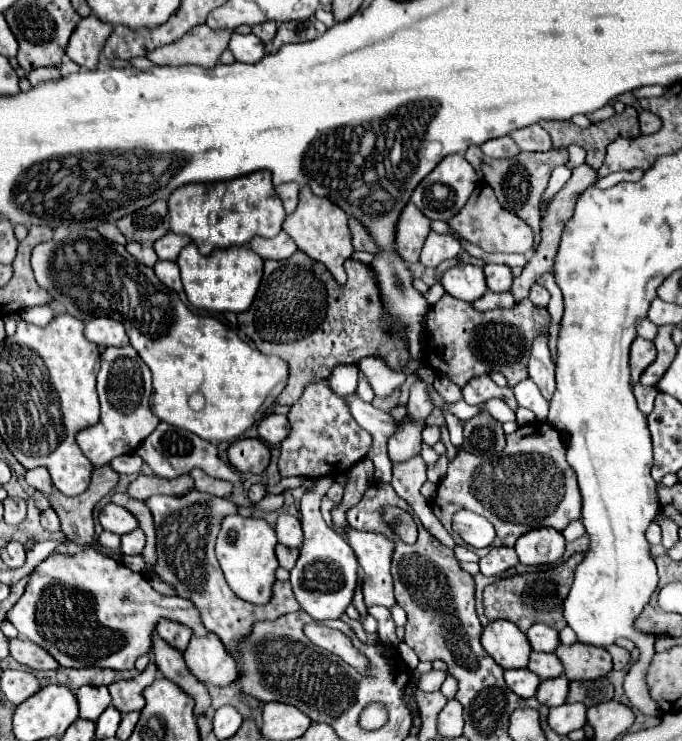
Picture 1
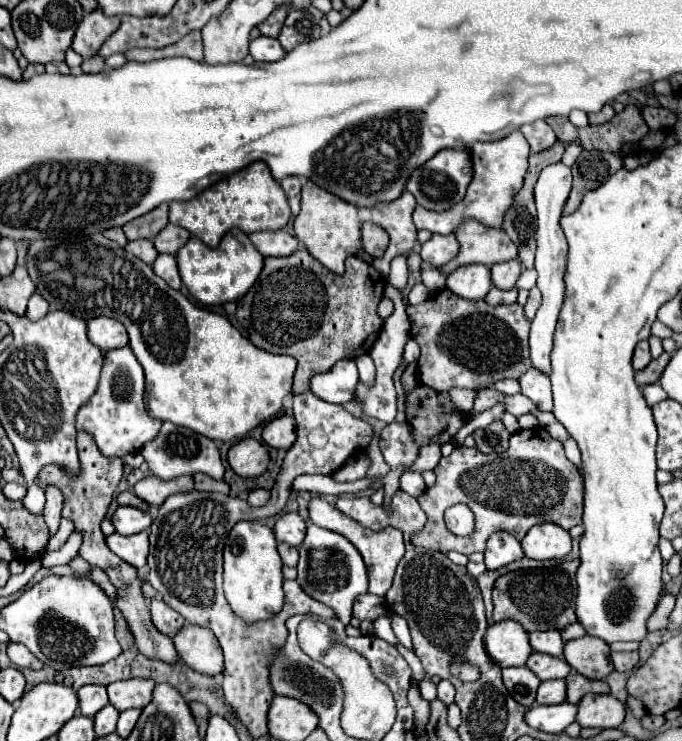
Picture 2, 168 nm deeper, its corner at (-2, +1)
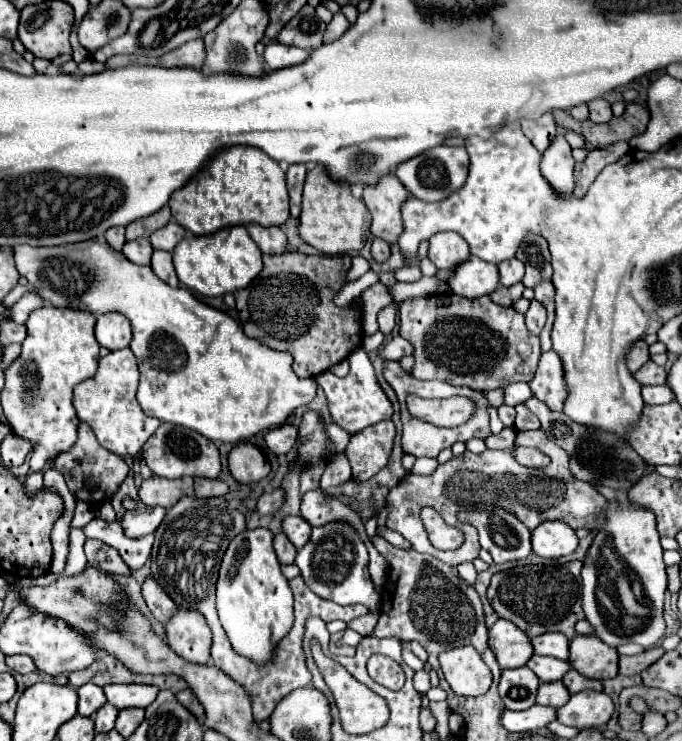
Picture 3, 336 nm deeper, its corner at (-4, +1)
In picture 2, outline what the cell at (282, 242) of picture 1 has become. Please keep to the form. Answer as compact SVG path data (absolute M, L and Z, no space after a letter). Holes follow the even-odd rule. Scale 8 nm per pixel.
M285 230L253 232L249 234L249 240L263 256L291 256L299 248L297 238Z

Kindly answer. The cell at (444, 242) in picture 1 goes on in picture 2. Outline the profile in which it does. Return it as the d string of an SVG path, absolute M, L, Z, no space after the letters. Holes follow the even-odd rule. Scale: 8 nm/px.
M433 234L423 246L421 246L421 258L423 262L431 266L445 266L449 260L453 260L459 252L459 242L453 234Z

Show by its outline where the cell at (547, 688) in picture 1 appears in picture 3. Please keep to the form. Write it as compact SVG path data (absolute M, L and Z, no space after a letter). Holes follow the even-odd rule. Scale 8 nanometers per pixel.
M561 680L541 684L539 692L537 692L537 702L541 706L551 706L551 708L559 708L559 706L567 704L569 698L571 698L571 694L567 692L567 688L565 688L565 684Z

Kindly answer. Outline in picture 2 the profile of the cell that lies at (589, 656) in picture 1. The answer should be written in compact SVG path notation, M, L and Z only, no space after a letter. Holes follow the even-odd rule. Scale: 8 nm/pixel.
M583 636L565 642L563 658L567 664L589 680L605 680L613 672L613 662L609 656L609 644L601 638Z

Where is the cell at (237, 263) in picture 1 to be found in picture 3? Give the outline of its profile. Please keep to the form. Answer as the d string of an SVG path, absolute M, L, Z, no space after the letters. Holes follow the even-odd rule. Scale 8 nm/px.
M227 226L207 236L185 236L173 252L179 282L205 296L223 296L245 288L263 268L261 252L245 226Z

